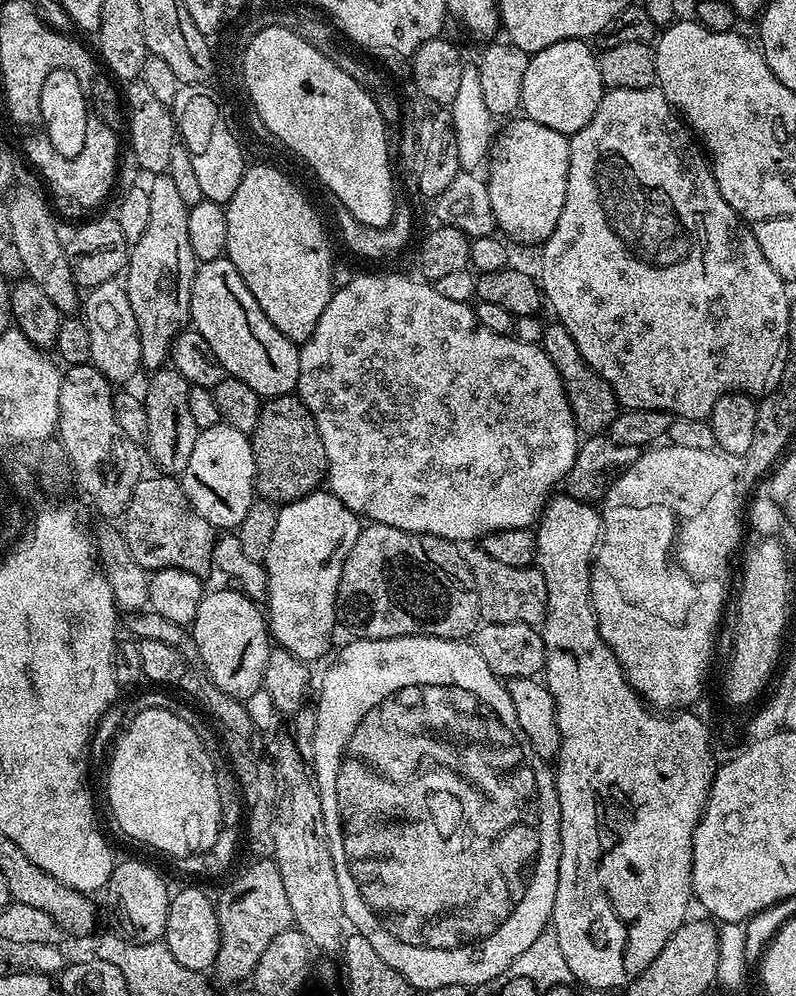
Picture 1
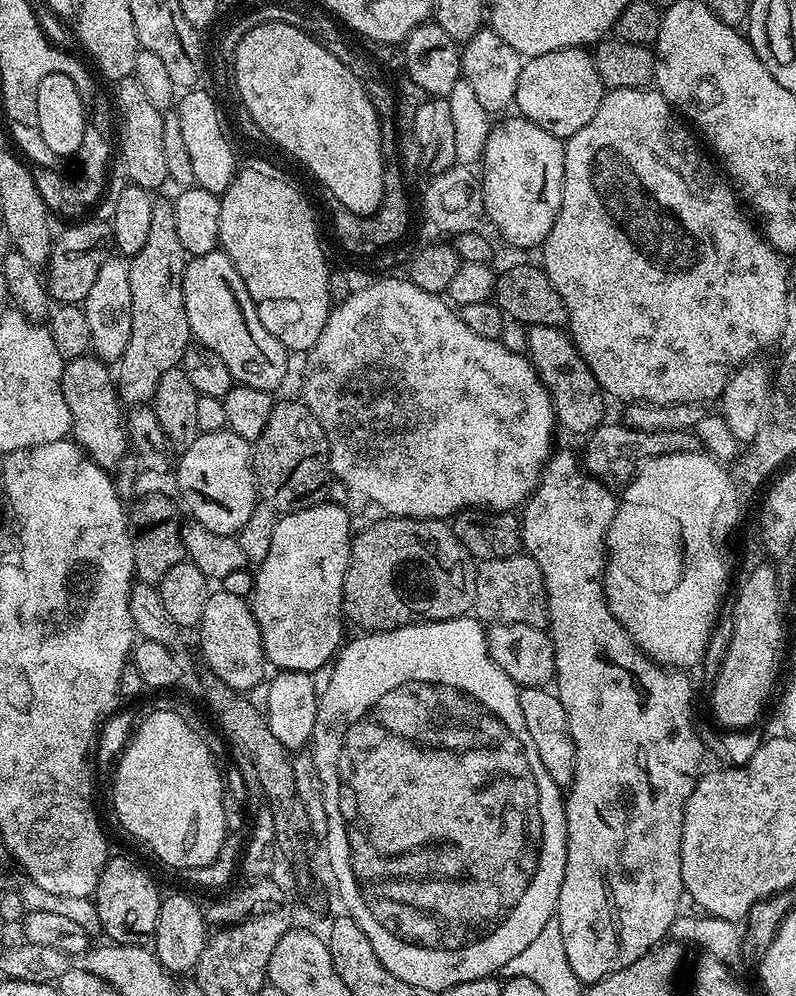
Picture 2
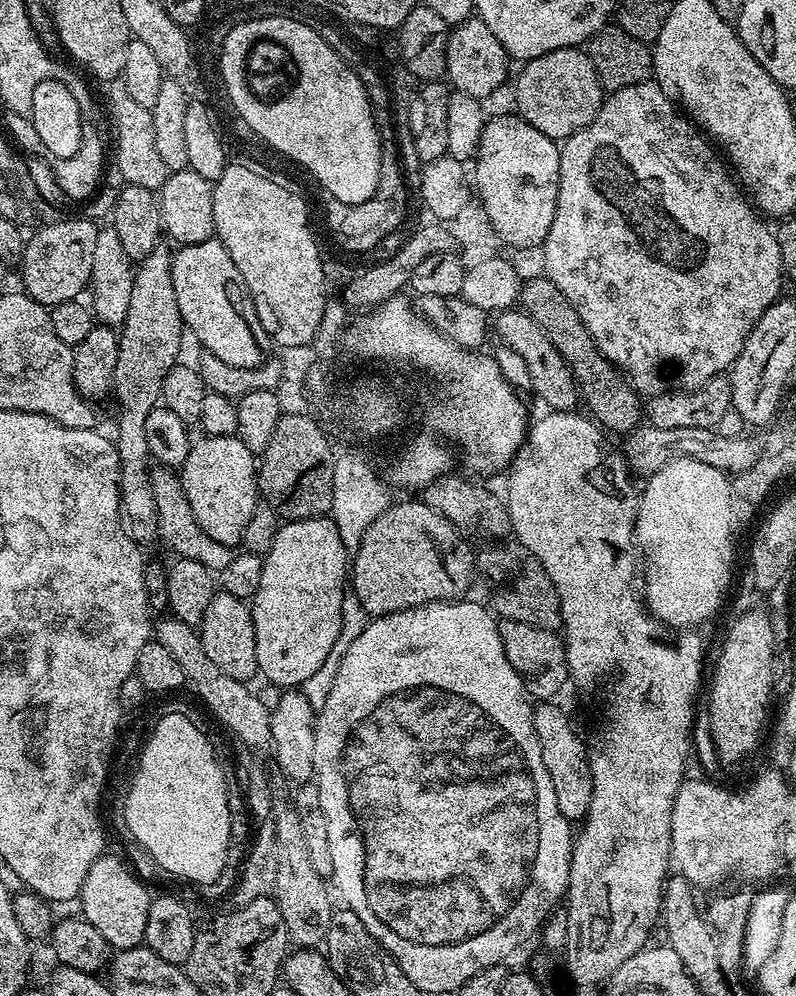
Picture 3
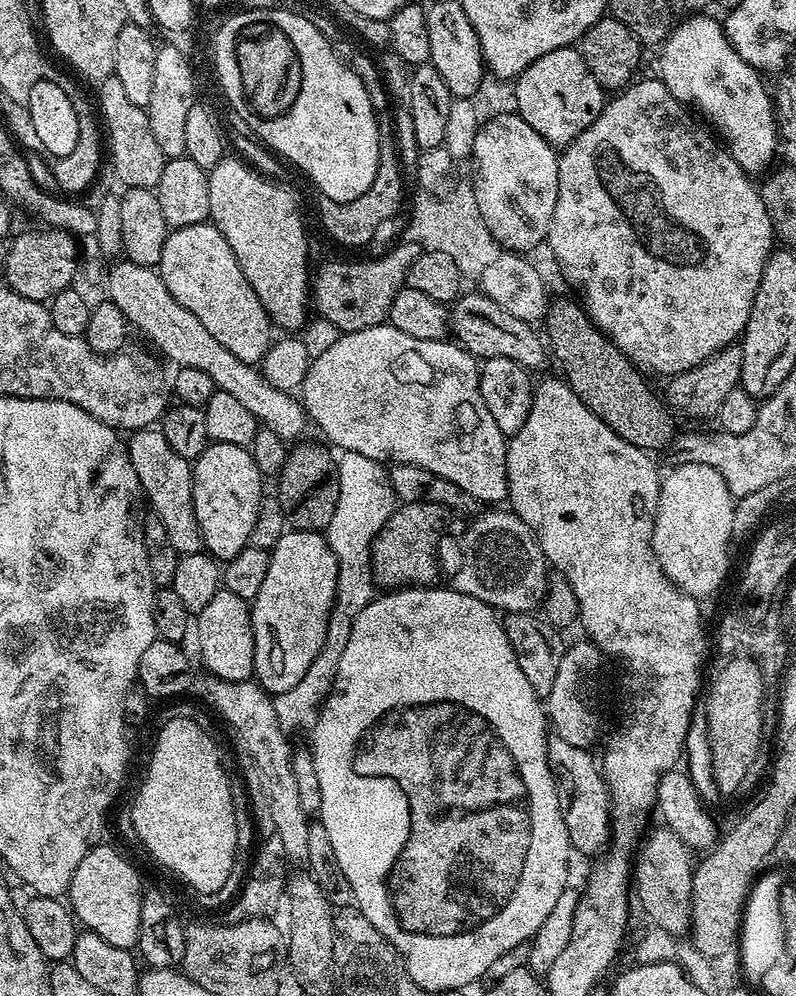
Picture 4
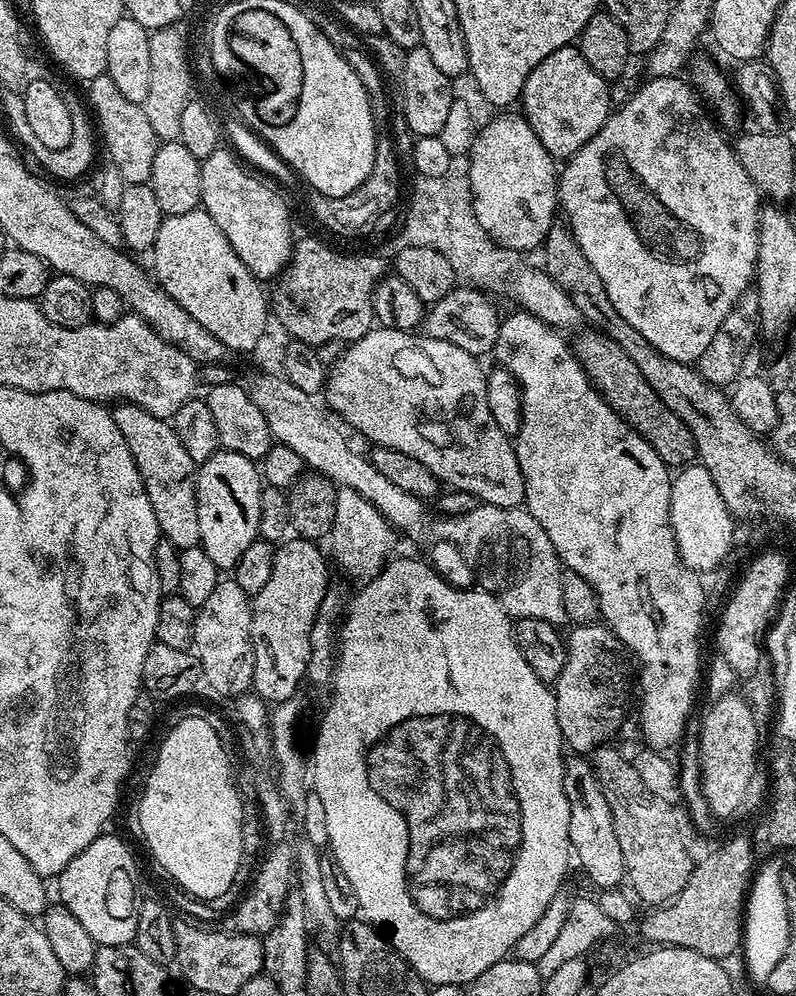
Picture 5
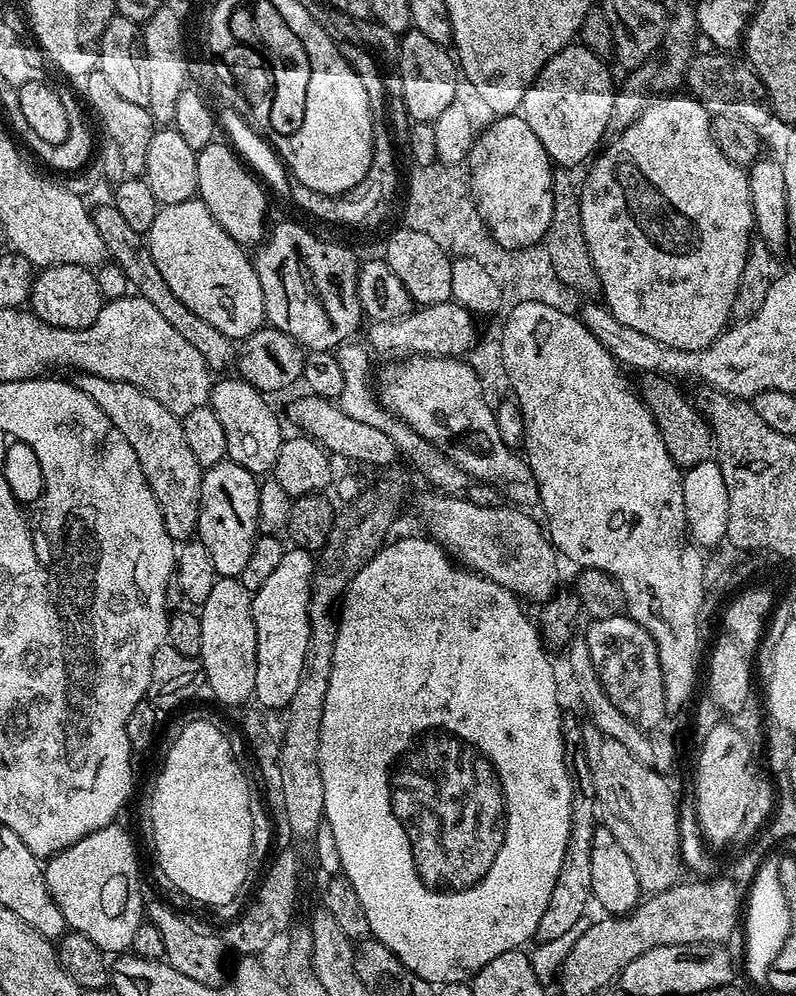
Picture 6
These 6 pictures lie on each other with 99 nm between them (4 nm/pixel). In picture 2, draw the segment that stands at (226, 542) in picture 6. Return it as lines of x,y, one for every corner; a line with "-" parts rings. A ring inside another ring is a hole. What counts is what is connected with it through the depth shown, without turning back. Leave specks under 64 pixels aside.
225,430
199,433
196,441
179,453
174,473
180,483
180,496
192,511
191,519
195,523
223,536
236,536
240,528
246,526
246,518
250,518
258,503
256,479
252,473
252,450
249,441

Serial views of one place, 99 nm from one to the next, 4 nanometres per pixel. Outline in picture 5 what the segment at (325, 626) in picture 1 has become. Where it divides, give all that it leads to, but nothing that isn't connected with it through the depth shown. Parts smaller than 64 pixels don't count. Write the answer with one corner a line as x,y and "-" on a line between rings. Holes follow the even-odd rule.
289,538
275,549
273,569
266,586
252,600
252,649
256,655
256,669
252,675
252,688
255,695
265,702
281,704
297,695
296,687
306,680
310,646
310,626
314,618
320,615
320,603
330,586
328,564
313,541
303,538

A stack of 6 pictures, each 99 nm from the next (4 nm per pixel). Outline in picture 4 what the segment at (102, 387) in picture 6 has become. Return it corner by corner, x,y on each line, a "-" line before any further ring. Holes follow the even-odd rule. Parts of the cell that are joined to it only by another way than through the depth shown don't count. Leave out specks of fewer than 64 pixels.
155,427
131,433
126,460
138,474
143,495
148,495
152,503
151,511
166,526
168,544
181,556
189,556
204,548
204,539
194,514
194,486
192,485
192,464
182,454
178,454
166,442
163,431

